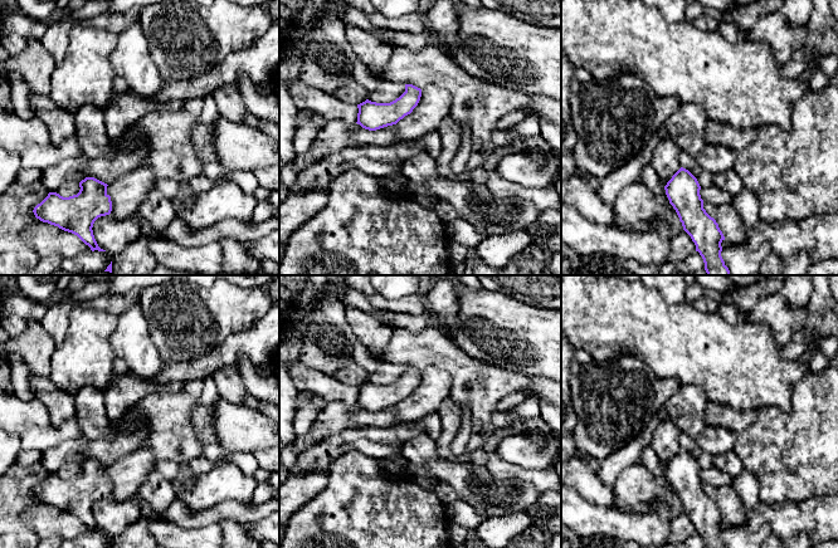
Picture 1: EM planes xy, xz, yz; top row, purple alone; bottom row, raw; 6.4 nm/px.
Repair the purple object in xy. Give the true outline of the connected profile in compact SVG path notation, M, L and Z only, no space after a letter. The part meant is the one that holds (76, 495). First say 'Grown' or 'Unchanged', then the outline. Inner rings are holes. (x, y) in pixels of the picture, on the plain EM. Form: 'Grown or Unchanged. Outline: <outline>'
Unchanged. Outline: M86 459L79 464L81 471L77 476L63 479L49 474L33 494L40 503L77 517L92 533L106 533L98 528L92 509L98 499L112 493L107 468L94 459Z

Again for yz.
Unchanged. Outline: M681 449L664 468L669 485L676 491L683 512L691 518L705 548L726 548L721 538L725 522L718 505L703 490L697 460Z

